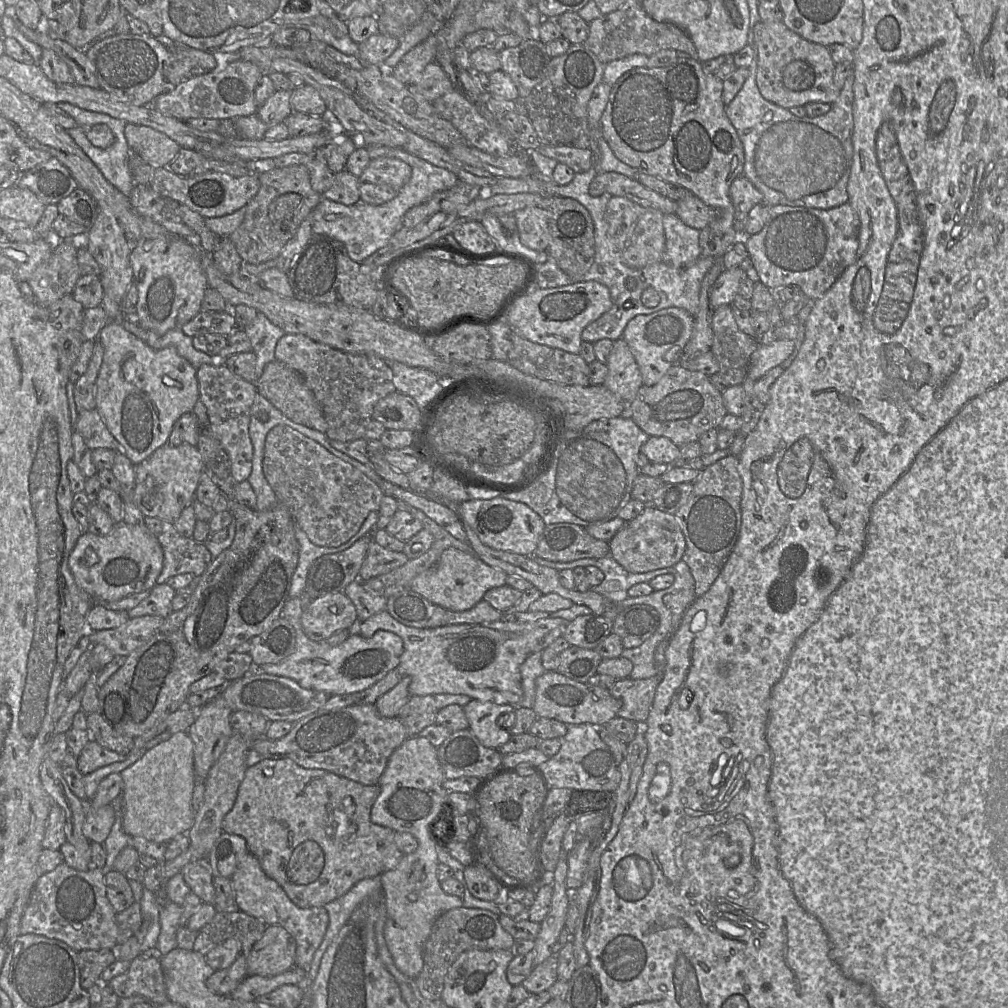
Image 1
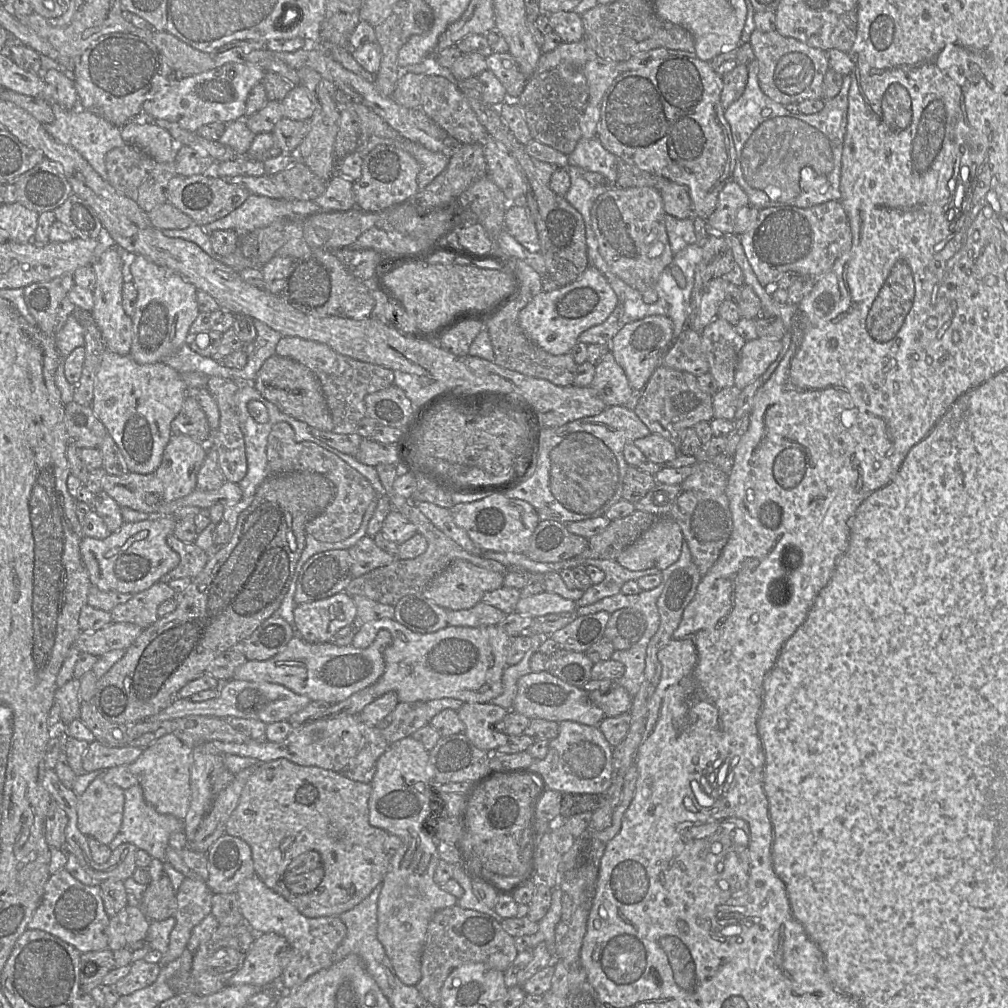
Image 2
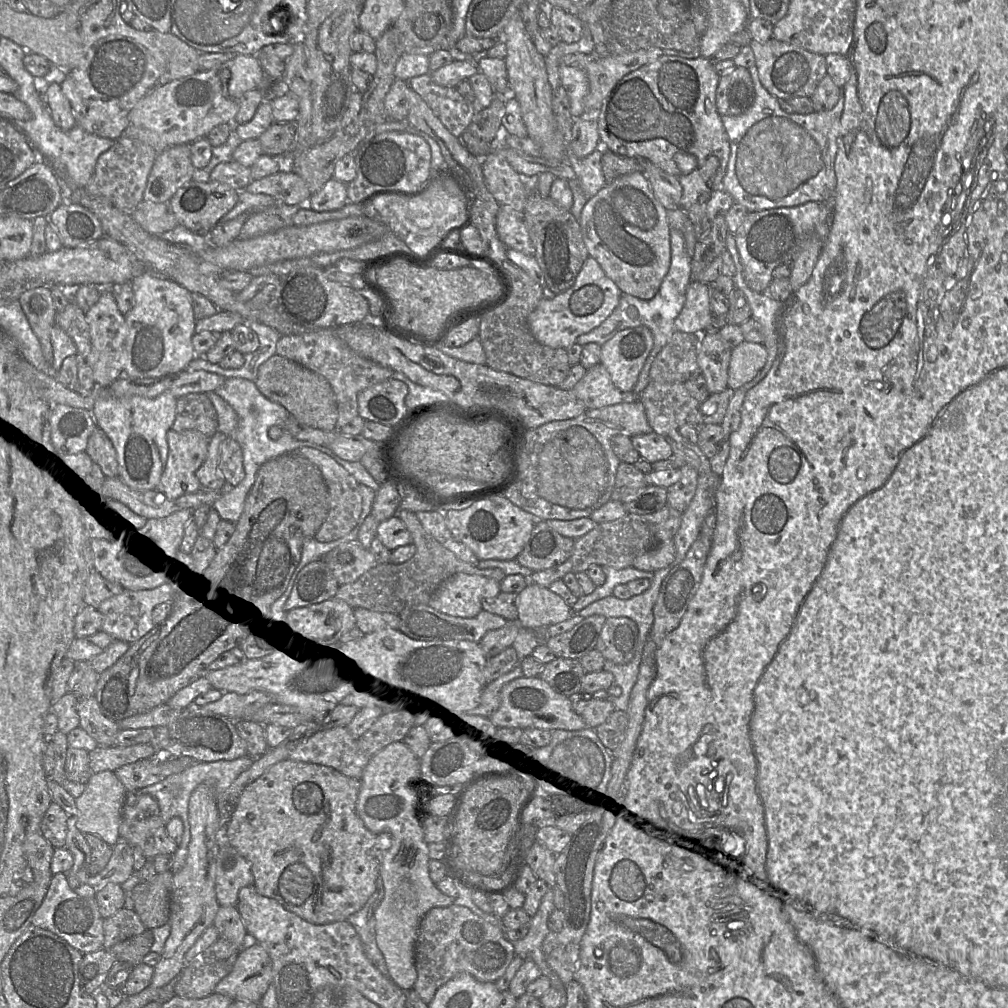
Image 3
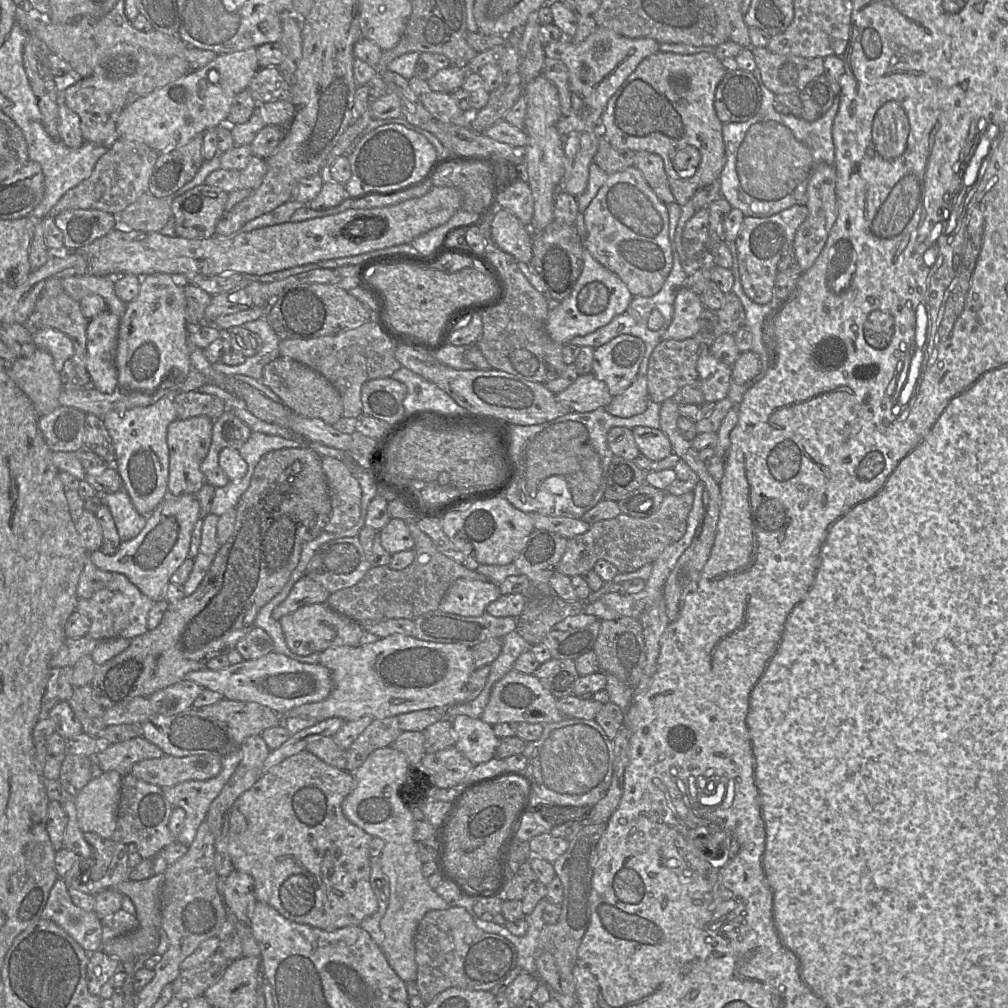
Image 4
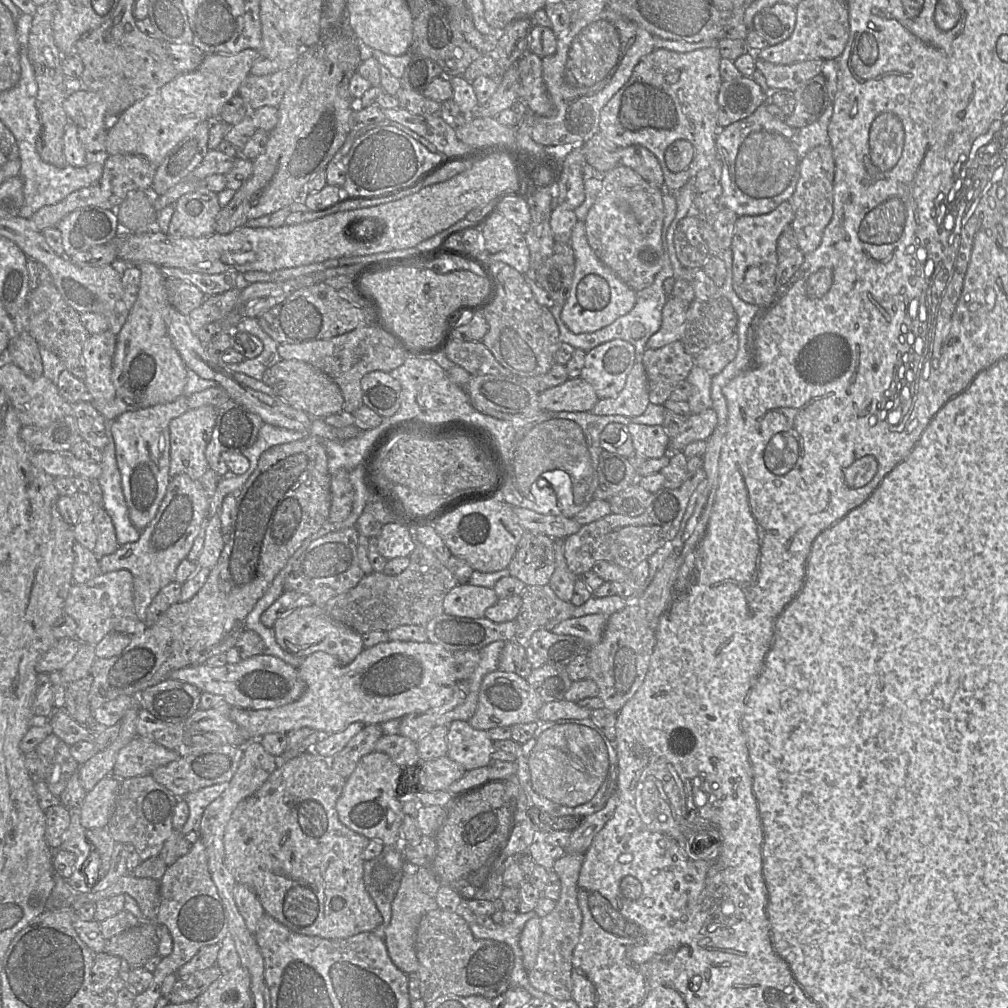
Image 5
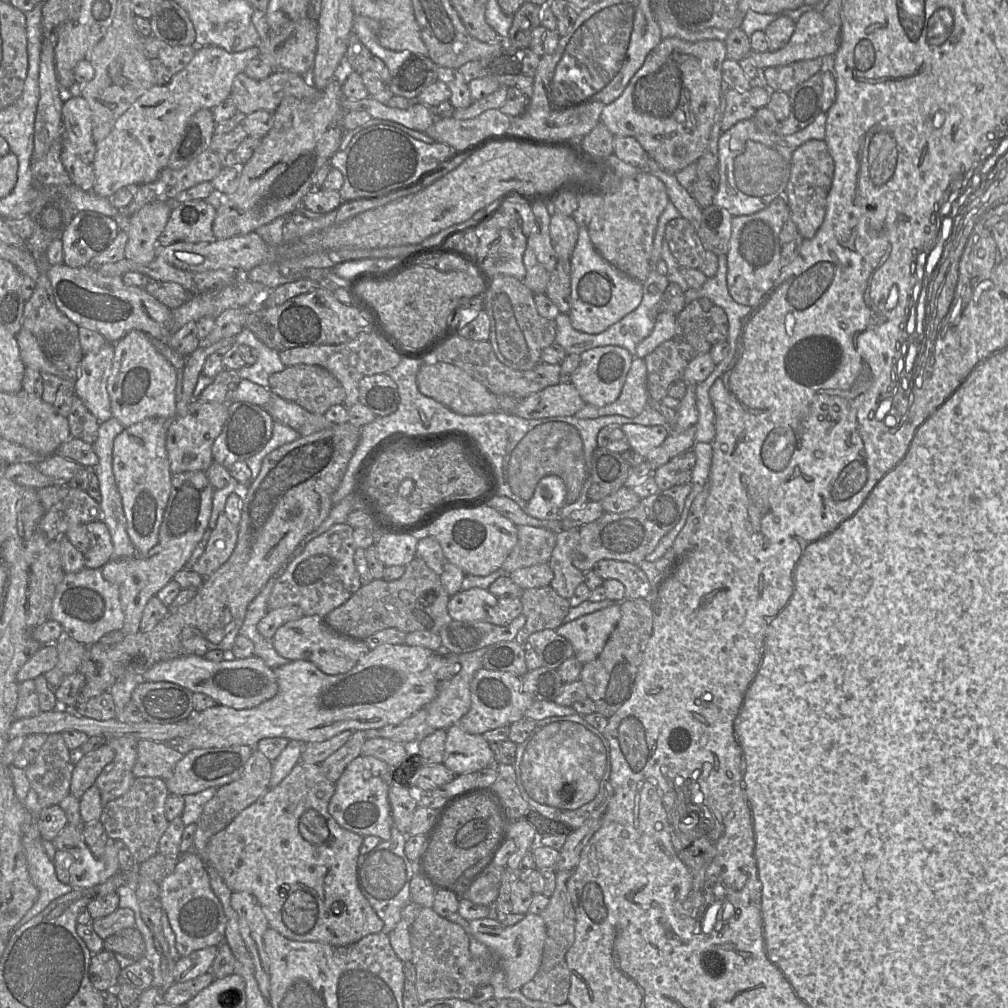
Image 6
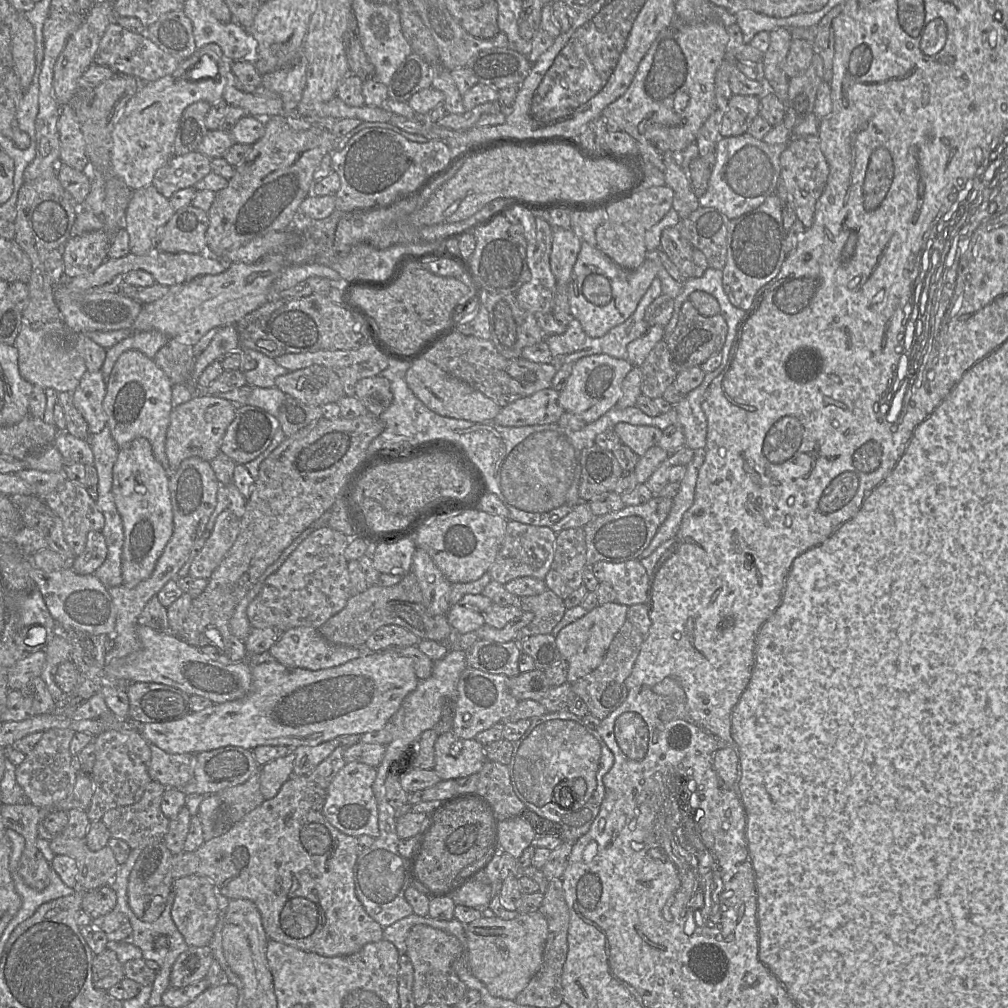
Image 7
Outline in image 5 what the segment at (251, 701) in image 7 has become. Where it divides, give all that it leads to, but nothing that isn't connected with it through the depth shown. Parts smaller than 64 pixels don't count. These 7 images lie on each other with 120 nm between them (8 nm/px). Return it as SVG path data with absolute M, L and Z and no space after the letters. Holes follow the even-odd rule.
M389 640L370 648L364 648L347 665L340 665L334 656L318 651L305 657L297 670L305 684L305 690L296 701L270 709L253 710L231 707L230 719L249 736L249 741L260 739L266 734L288 733L301 728L311 728L321 734L331 734L345 730L353 722L362 722L367 725L401 719L411 713L421 713L441 706L450 700L457 684L454 676L453 652L430 642Z

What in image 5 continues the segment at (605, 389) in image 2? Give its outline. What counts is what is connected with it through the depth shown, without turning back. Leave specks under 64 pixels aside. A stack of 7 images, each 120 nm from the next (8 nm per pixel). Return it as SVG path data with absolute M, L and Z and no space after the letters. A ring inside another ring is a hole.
M580 377L539 393L542 411L590 412L599 400L592 385Z

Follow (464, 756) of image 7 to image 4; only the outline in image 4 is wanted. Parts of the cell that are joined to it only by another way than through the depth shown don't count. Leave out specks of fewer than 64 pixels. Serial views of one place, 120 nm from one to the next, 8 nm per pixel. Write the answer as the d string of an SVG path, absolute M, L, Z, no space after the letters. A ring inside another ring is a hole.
M458 715L451 721L455 735L455 748L473 765L485 763L495 757L495 751L500 743L493 727L480 718Z

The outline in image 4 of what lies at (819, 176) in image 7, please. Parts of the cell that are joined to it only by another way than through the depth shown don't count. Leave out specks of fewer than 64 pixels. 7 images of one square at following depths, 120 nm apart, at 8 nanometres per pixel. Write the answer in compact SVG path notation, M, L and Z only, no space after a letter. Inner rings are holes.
M826 163L815 165L807 182L806 195L808 216L798 227L793 240L797 265L803 272L814 264L821 253L837 218L836 170L834 165Z

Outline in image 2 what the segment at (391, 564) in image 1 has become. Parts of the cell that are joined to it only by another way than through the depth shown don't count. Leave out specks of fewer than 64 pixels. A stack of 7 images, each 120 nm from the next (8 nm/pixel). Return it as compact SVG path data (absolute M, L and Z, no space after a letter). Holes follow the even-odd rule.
M364 536L348 549L350 554L350 573L358 578L374 569L386 566L397 558L376 546L373 537Z

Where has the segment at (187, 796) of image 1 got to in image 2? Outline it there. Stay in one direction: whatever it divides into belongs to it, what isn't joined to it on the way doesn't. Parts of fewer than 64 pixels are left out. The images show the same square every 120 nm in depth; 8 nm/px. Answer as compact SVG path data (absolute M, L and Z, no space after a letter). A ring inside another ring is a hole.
M170 733L143 749L142 754L128 768L138 778L147 804L160 814L172 815L184 821L190 806L192 763L193 750Z

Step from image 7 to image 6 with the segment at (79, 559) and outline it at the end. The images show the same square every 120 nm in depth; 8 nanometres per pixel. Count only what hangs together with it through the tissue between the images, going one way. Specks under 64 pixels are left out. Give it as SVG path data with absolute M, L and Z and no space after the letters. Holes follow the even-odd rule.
M103 520L87 524L90 548L84 554L85 568L101 569L111 560L114 546L110 531Z

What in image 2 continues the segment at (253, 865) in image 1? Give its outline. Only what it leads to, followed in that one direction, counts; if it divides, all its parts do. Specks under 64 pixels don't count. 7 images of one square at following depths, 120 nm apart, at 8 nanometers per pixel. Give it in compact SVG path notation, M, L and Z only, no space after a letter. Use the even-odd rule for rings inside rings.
M256 874L240 882L236 887L235 893L243 921L245 921L256 934L276 933L283 936L289 944L289 961L278 981L281 990L285 992L293 991L306 981L308 977L333 964L332 956L347 933L345 924L338 916L308 918L302 915L285 898L269 889Z

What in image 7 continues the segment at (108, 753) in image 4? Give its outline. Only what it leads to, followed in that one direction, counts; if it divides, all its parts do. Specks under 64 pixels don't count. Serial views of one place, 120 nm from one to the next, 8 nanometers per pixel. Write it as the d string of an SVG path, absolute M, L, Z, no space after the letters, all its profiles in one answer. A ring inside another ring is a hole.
M151 744L148 773L166 788L182 788L194 775L196 754L169 754Z

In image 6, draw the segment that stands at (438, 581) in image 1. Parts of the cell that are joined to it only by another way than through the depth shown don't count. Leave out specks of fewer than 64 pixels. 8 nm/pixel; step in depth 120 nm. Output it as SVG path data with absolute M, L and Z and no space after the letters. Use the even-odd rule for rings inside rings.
M471 588L461 590L447 604L447 611L455 621L479 622L485 621L490 609L498 602L498 598L488 590Z

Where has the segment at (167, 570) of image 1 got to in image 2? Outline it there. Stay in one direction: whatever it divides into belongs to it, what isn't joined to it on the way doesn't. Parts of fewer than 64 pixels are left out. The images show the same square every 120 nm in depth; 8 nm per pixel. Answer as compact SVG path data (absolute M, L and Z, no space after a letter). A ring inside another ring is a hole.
M174 533L167 537L167 543L179 554L180 562L177 567L163 575L159 582L169 583L171 580L179 578L195 578L202 572L210 559L210 553L201 549L194 542L181 541Z

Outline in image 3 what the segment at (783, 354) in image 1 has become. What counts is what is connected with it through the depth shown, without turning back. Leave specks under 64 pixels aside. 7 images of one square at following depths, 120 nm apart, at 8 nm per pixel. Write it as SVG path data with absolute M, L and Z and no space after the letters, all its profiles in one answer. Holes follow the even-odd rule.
M743 341L732 350L728 370L728 388L737 390L753 380L767 360L763 344Z

